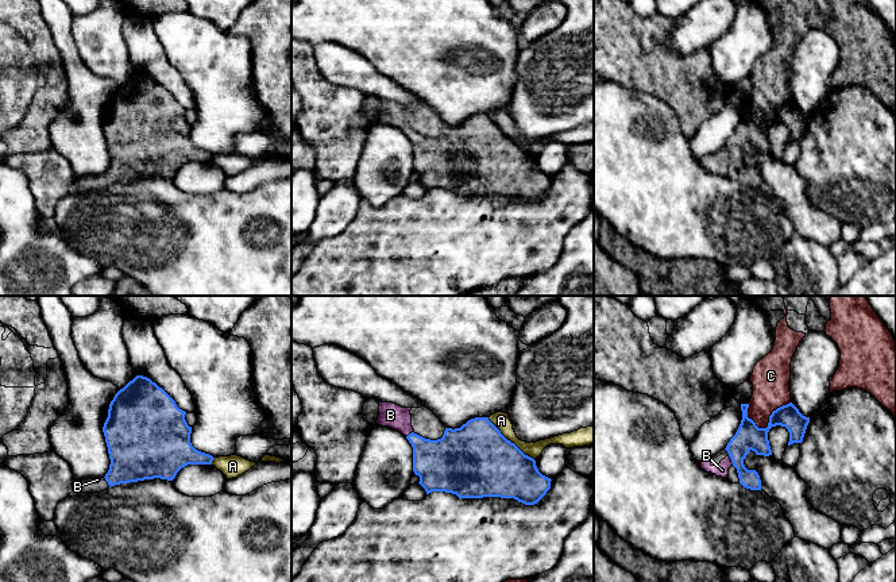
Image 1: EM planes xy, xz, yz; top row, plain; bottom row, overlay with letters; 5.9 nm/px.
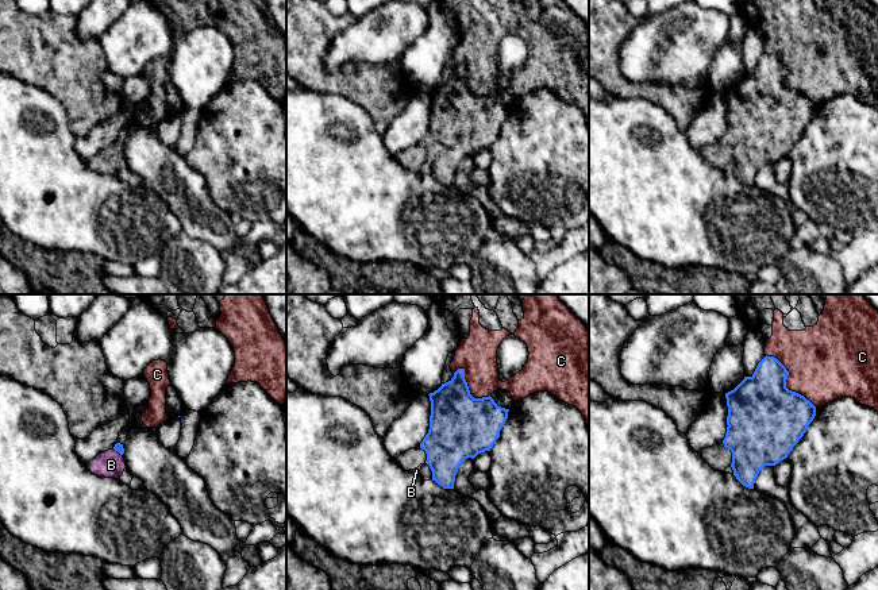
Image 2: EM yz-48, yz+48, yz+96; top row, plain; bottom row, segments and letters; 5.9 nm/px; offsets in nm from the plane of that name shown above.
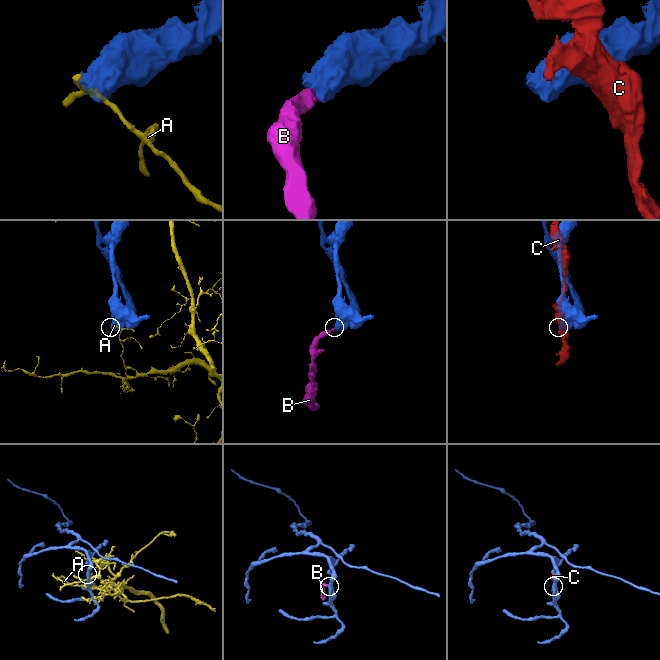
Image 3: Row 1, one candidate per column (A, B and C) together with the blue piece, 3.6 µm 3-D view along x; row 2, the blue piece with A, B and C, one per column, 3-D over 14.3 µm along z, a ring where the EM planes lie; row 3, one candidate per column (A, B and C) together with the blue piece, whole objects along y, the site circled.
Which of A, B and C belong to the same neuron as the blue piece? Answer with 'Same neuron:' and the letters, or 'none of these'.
Same neuron: B

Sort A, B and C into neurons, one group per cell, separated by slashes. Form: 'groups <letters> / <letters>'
groups A / B / C

